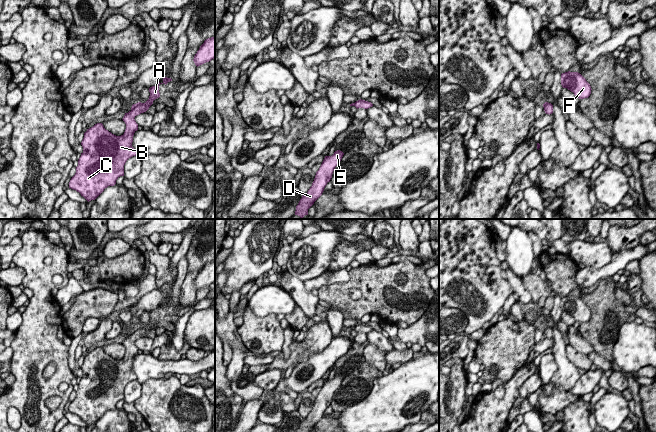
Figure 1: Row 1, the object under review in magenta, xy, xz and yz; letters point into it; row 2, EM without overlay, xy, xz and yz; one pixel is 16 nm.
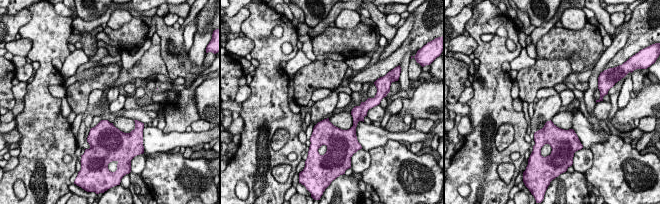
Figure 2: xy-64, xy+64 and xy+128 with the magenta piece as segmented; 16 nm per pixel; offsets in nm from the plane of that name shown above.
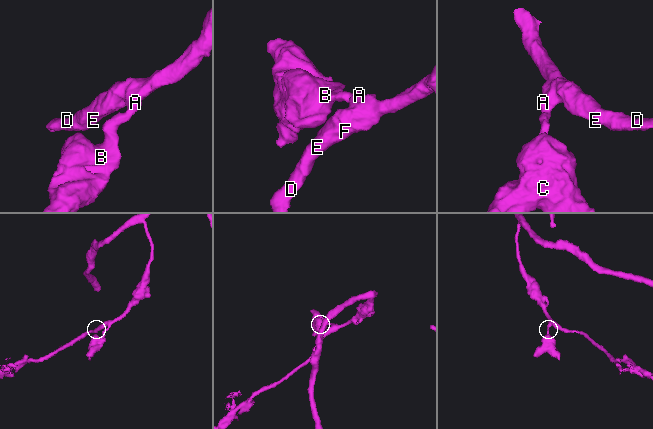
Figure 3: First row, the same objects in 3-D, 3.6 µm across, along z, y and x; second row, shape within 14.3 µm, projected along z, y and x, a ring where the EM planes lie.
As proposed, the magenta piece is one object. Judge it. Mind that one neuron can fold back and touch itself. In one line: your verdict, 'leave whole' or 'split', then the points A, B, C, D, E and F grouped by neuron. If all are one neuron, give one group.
leave whole | A B C D E F

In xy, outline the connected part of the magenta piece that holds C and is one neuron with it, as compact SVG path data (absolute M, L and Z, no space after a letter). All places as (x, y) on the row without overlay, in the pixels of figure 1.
M163 300L162 307L149 312L150 320L145 327L133 328L131 334L125 337L122 343L126 348L123 359L112 358L102 347L87 353L81 366L83 376L69 412L79 416L89 426L95 424L108 410L114 410L120 400L124 400L126 385L137 380L132 371L134 357L138 354L134 342L146 336L153 325L160 321L159 309L166 309L170 305L171 302Z

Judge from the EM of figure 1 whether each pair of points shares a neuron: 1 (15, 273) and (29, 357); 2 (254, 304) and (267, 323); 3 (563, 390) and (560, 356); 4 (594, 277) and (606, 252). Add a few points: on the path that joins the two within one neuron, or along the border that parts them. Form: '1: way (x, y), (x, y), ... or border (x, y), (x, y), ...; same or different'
1: border (16, 265), (20, 266), (25, 272), (21, 283); different
2: border (247, 305), (258, 316), (276, 314); different
3: way (563, 382), (563, 364); same
4: border (614, 253), (611, 260), (601, 267), (585, 266); different

